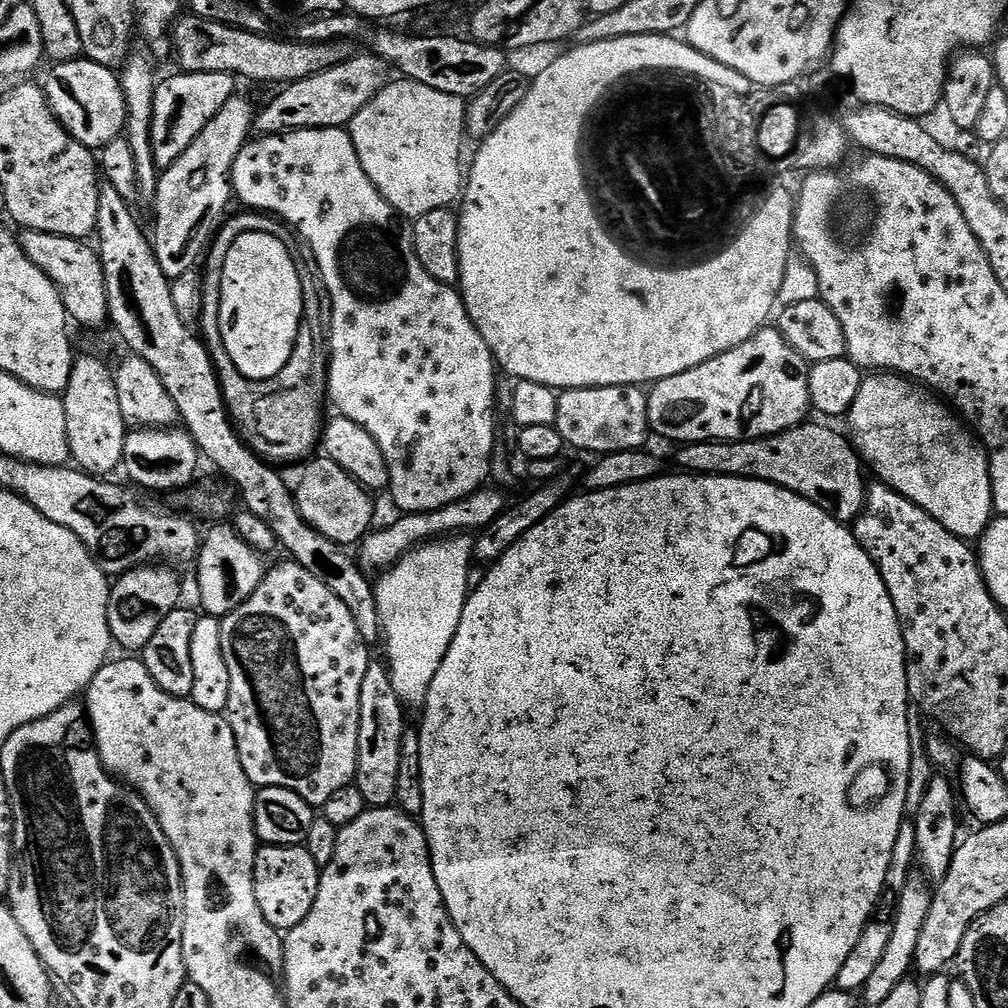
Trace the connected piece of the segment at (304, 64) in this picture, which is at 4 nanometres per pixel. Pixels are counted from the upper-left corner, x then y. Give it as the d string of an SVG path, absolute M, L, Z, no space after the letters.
M184 14L177 19L170 32L172 48L176 51L176 60L186 72L229 72L232 76L248 80L257 80L260 84L283 86L293 84L302 78L322 74L354 54L351 43L344 40L332 40L324 44L301 43L288 40L271 40L272 36L247 32L246 29L220 24L218 21L206 21L201 17Z

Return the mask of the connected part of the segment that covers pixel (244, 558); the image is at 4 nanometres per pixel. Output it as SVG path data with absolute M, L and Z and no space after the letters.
M231 523L216 524L202 536L202 545L196 568L196 588L200 591L200 604L209 616L223 618L229 616L264 580L266 563L256 552L257 549L244 541L236 533Z

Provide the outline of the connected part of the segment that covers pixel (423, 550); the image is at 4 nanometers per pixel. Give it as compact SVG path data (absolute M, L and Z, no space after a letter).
M453 534L430 540L407 552L393 568L389 568L375 581L382 644L388 647L386 667L392 677L394 693L405 709L419 709L426 702L430 682L434 682L434 674L438 674L438 666L442 666L442 658L446 658L450 642L454 642L458 622L462 622L462 610L470 595L468 575L472 572L472 564L474 565L473 537L468 534Z

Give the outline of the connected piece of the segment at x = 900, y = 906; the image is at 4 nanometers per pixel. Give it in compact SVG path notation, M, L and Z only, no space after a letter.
M916 870L909 871L906 886L895 897L896 917L891 917L890 920L892 926L890 942L886 946L878 970L870 973L870 982L866 982L866 986L862 990L862 1000L865 1005L879 1006L882 1002L886 1002L886 998L890 998L890 994L893 993L894 986L898 986L898 982L909 979L914 968L918 938L921 937L926 916L930 912L933 893L934 888L928 877Z

